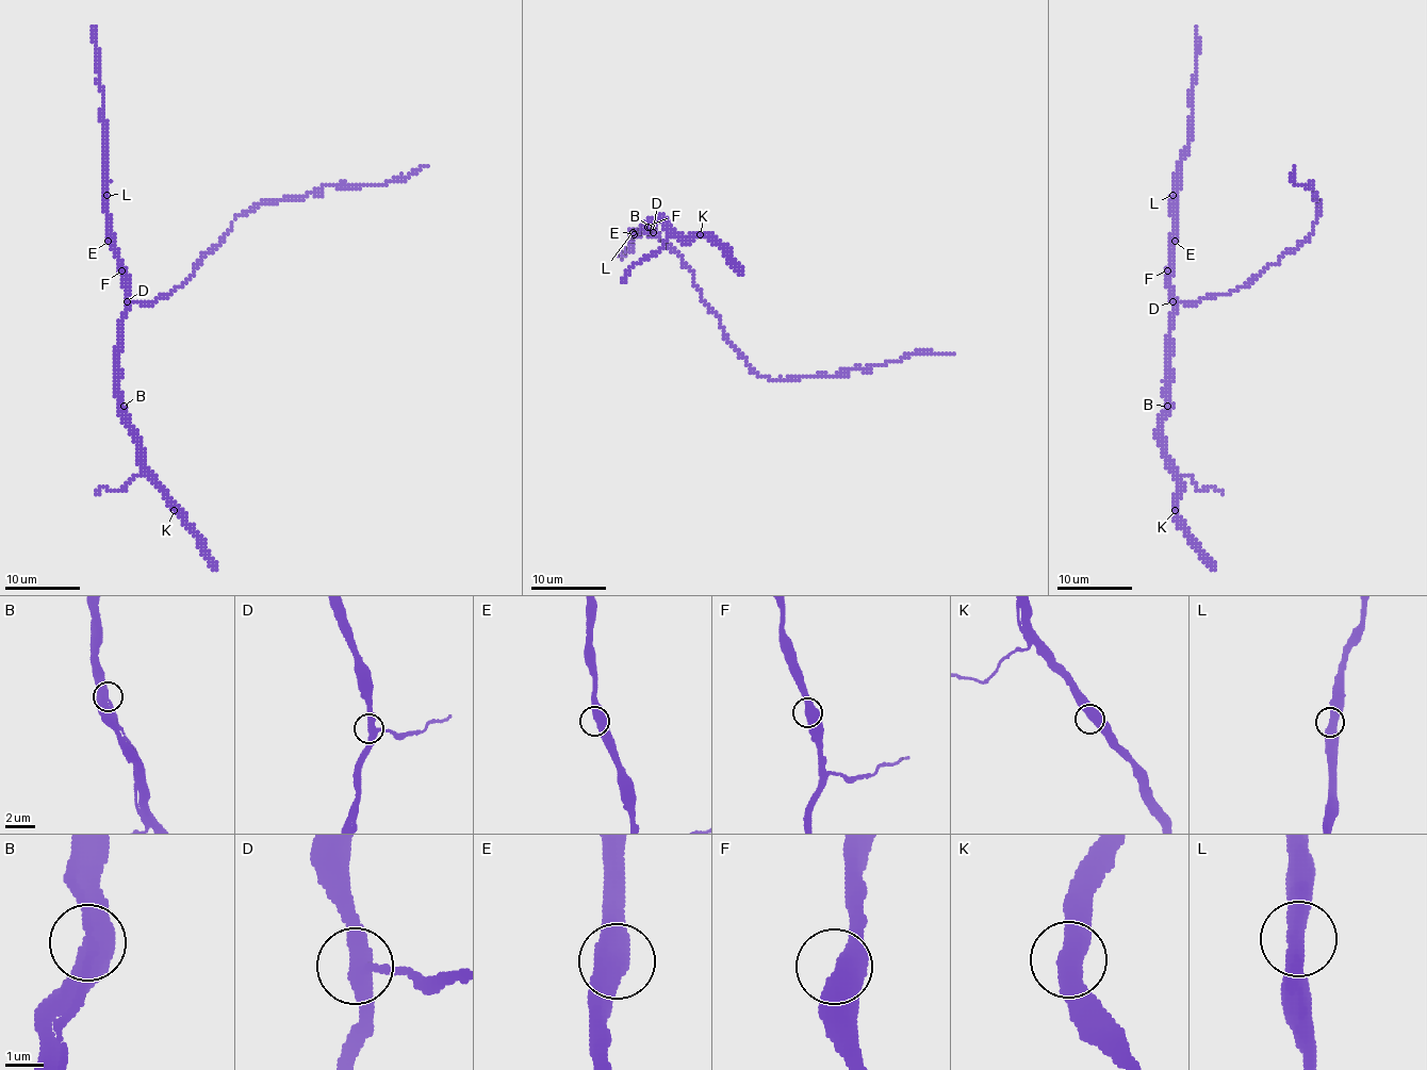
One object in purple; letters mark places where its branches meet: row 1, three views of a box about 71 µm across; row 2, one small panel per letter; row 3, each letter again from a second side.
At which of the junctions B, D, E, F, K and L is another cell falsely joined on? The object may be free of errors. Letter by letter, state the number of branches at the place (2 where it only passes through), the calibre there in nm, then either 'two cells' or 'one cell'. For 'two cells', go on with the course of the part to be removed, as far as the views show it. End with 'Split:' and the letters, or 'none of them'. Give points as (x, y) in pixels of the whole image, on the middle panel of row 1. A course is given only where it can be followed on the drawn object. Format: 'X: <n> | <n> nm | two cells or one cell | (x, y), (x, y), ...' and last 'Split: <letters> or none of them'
B: 2 | 550 nm | one cell
D: 3 | 400 nm | one cell
E: 2 | 550 nm | one cell
F: 2 | 500 nm | one cell
K: 2 | 500 nm | one cell
L: 2 | 480 nm | one cell
Split: none of them

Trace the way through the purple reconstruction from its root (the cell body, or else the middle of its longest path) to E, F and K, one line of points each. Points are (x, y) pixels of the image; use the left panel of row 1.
E: (164, 297), (153, 302), (132, 301), (127, 285), (127, 268), (121, 263), (119, 252), (108, 241)
F: (164, 297), (153, 302), (134, 302), (127, 277), (121, 270)
K: (164, 297), (153, 302), (129, 302), (117, 360), (117, 399), (121, 416), (138, 442), (142, 468), (174, 510)

